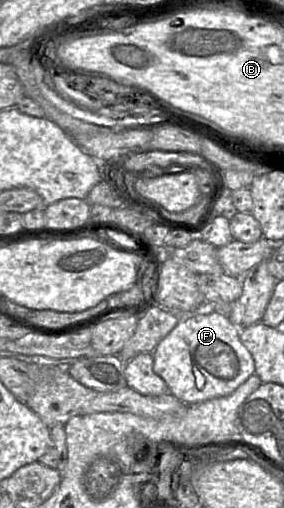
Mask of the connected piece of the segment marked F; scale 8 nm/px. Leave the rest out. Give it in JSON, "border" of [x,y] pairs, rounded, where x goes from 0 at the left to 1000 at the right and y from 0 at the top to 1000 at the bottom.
{"border":[[[757,612],[651,622],[535,699],[546,734],[588,754],[599,774],[662,797],[810,778],[898,730],[891,703],[845,669],[842,646]]]}

